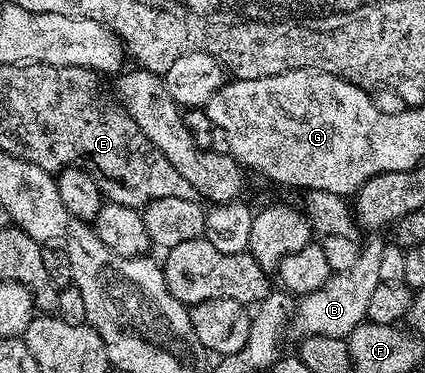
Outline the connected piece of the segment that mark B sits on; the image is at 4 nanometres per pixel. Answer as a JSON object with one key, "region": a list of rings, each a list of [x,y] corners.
{"region":[[[373,236],[370,238],[373,239],[366,246],[362,245],[360,247],[360,257],[348,273],[334,273],[321,288],[304,295],[298,301],[301,303],[296,303],[297,326],[302,330],[302,335],[335,337],[345,340],[348,339],[349,333],[360,322],[366,321],[372,293],[381,284],[379,280],[379,260],[377,257],[381,255],[383,245],[382,239],[377,239],[380,237]]]}

